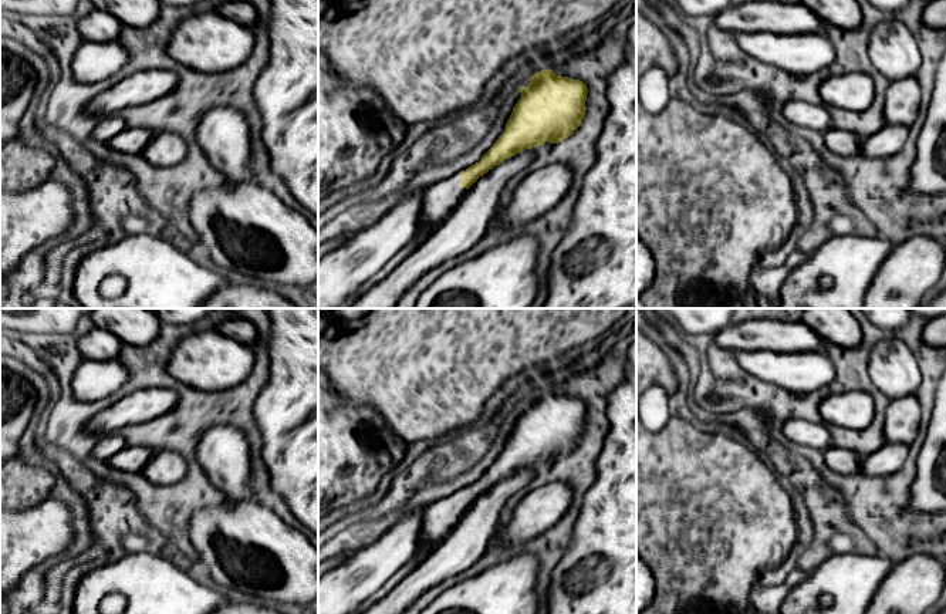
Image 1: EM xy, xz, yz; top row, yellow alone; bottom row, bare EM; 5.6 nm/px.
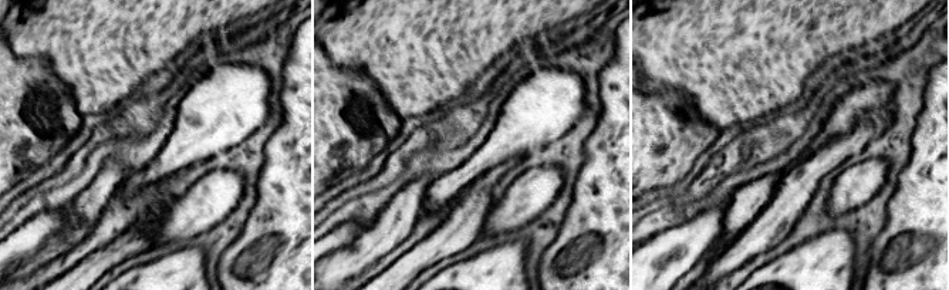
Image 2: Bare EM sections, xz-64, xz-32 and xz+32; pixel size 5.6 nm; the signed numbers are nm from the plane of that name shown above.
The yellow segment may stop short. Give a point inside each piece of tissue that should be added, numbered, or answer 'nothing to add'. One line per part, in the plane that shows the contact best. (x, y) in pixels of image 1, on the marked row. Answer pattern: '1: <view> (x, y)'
1: xz (439, 199)

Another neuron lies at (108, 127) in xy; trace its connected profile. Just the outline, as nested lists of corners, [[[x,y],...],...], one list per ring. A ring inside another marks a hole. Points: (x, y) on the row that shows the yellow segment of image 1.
[[[114,114],[99,118],[92,135],[98,142],[108,142],[111,138],[121,134],[126,128],[126,122],[119,117],[119,114]]]

